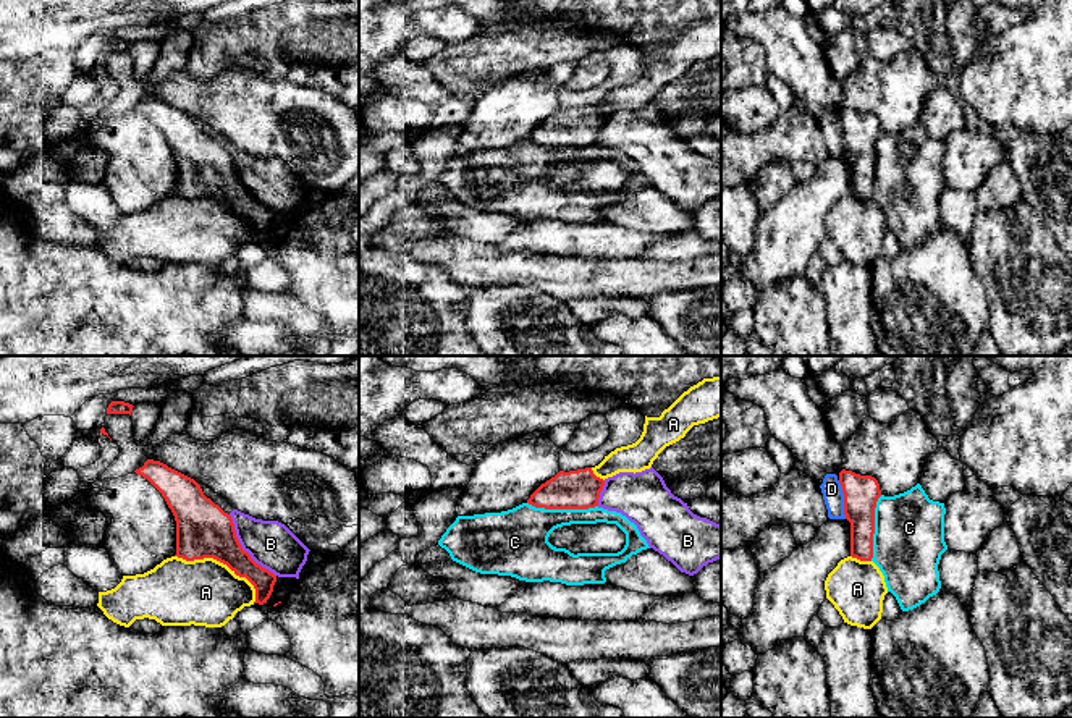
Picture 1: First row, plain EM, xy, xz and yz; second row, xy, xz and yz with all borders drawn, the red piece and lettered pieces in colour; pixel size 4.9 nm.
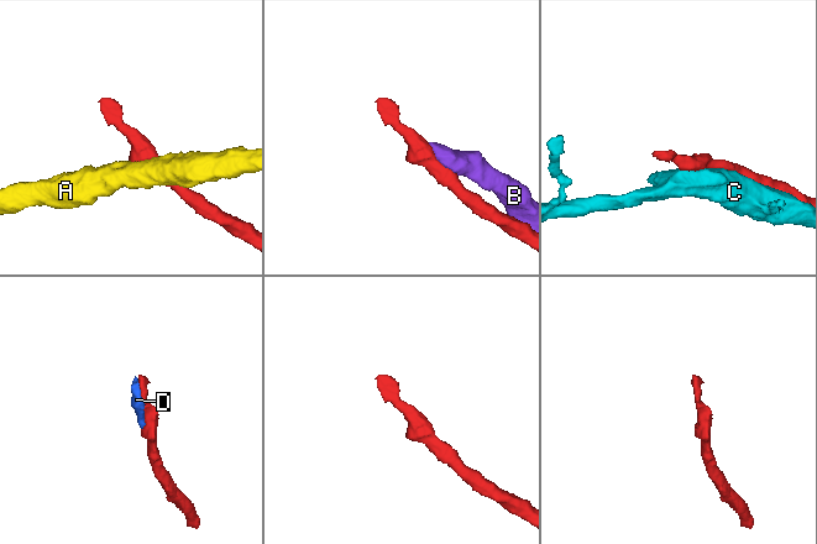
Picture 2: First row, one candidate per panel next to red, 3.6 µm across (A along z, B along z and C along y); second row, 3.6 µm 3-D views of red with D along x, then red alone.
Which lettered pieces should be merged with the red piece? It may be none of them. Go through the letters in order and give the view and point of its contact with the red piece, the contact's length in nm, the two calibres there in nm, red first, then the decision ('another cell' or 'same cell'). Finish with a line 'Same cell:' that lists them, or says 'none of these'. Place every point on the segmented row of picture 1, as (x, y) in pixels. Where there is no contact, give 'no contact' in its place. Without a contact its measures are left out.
A: meets red in xy at (222, 561); contact 460 nm long; 280 nm thick on the red side, 340 nm on the other; another cell
B: meets red in xy at (241, 549); contact 400 nm long; 280 nm thick on the red side, 240 nm on the other; another cell
C: meets red in xz at (563, 508); contact 360 nm long; 190 nm thick on the red side, 280 nm on the other; another cell
D: meets red in yz at (844, 500); contact 200 nm long; 180 nm thick on the red side, 100 nm on the other; same cell
Same cell: D

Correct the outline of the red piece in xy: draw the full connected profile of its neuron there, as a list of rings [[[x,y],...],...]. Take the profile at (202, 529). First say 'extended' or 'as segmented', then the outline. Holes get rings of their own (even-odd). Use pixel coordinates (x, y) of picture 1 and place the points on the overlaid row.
as segmented | [[[147,459],[134,472],[162,493],[175,516],[175,556],[186,561],[213,558],[226,564],[236,576],[246,577],[254,585],[254,603],[267,603],[276,576],[243,550],[231,516],[207,498],[194,479],[154,459]]]

